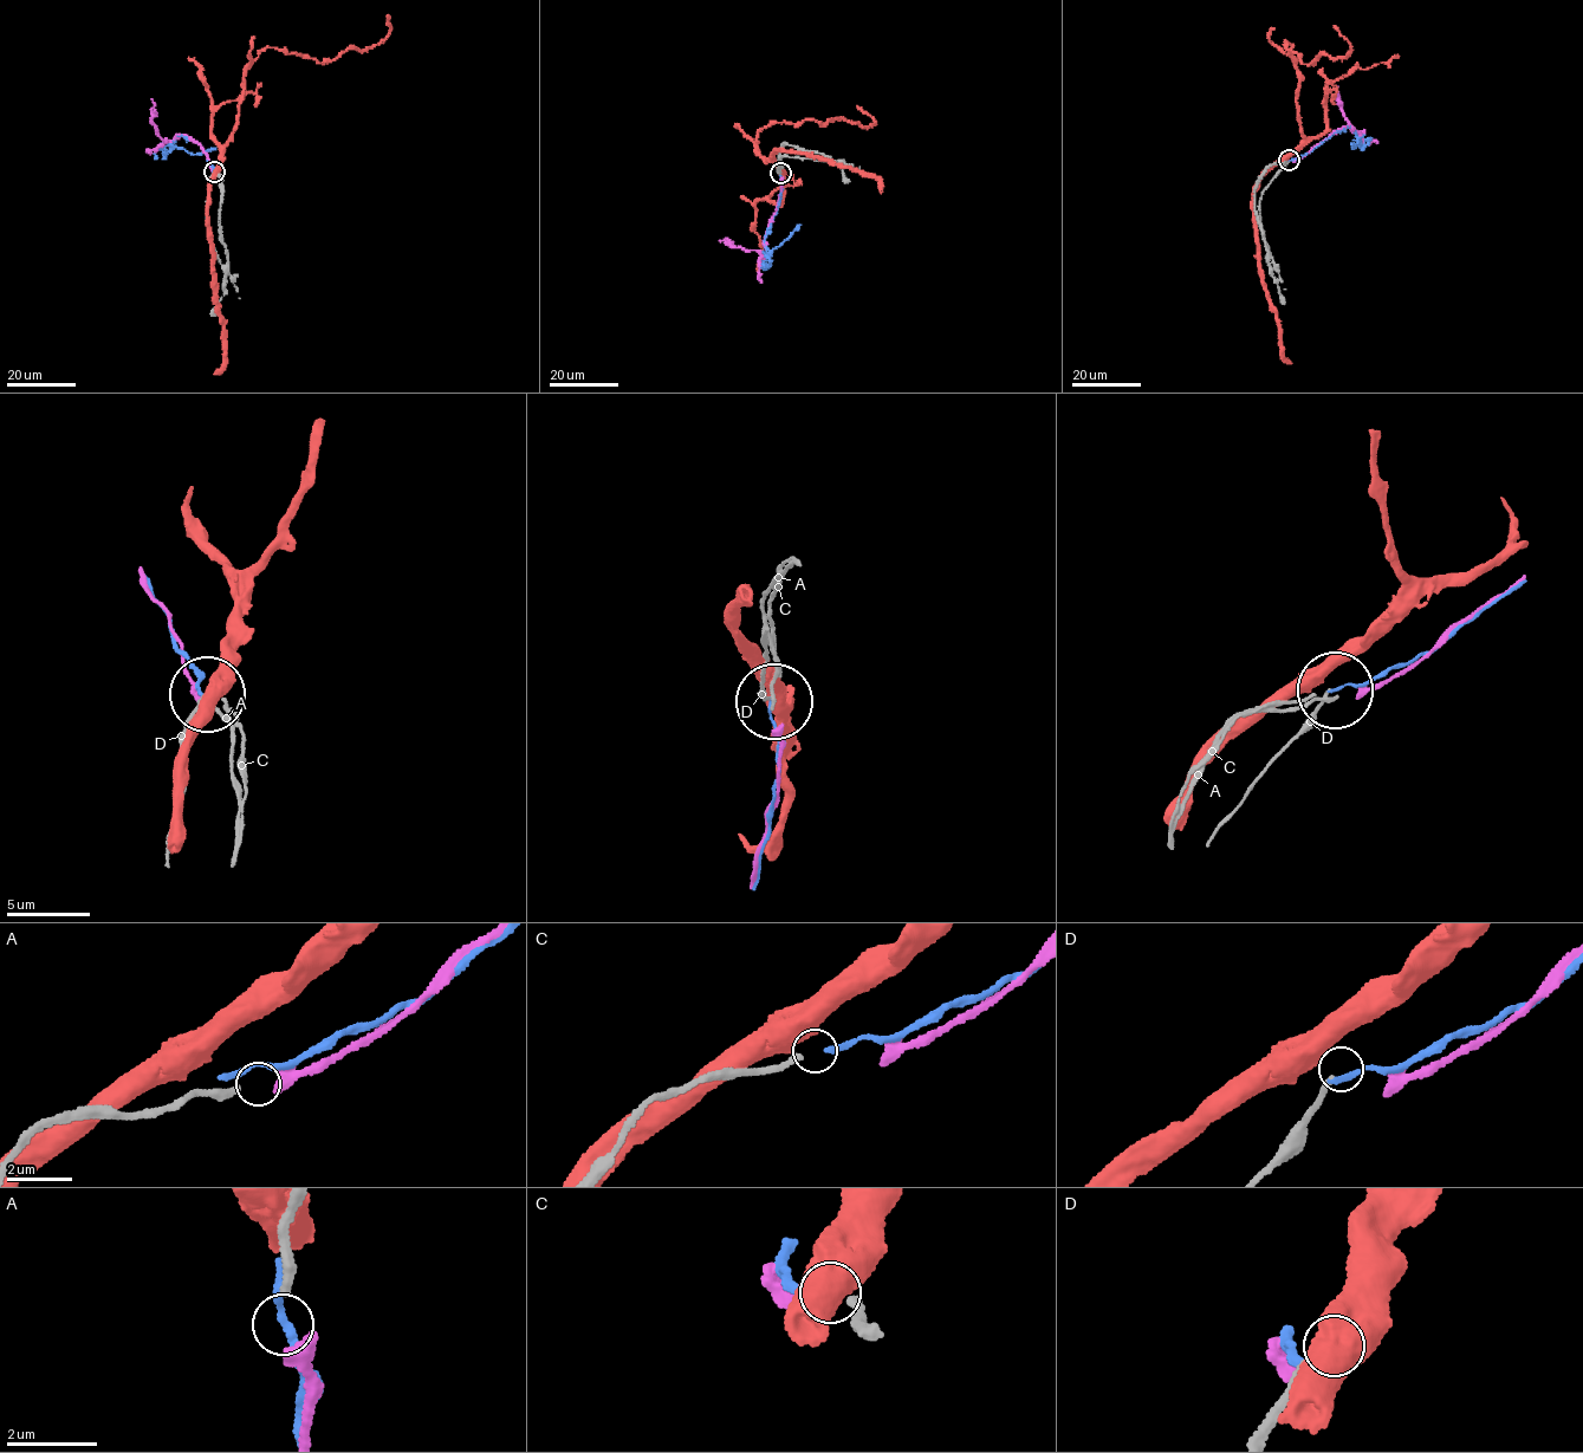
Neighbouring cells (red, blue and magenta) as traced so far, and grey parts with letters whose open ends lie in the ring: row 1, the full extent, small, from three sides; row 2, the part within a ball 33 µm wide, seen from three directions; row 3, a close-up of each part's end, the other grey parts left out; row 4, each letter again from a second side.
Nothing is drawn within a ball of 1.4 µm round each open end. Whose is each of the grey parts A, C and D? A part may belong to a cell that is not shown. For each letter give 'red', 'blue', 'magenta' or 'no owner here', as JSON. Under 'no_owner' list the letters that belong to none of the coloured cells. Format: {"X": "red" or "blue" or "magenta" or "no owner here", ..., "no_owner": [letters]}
{"A": "magenta", "C": "blue", "D": "no owner here", "no_owner": ["D"]}

